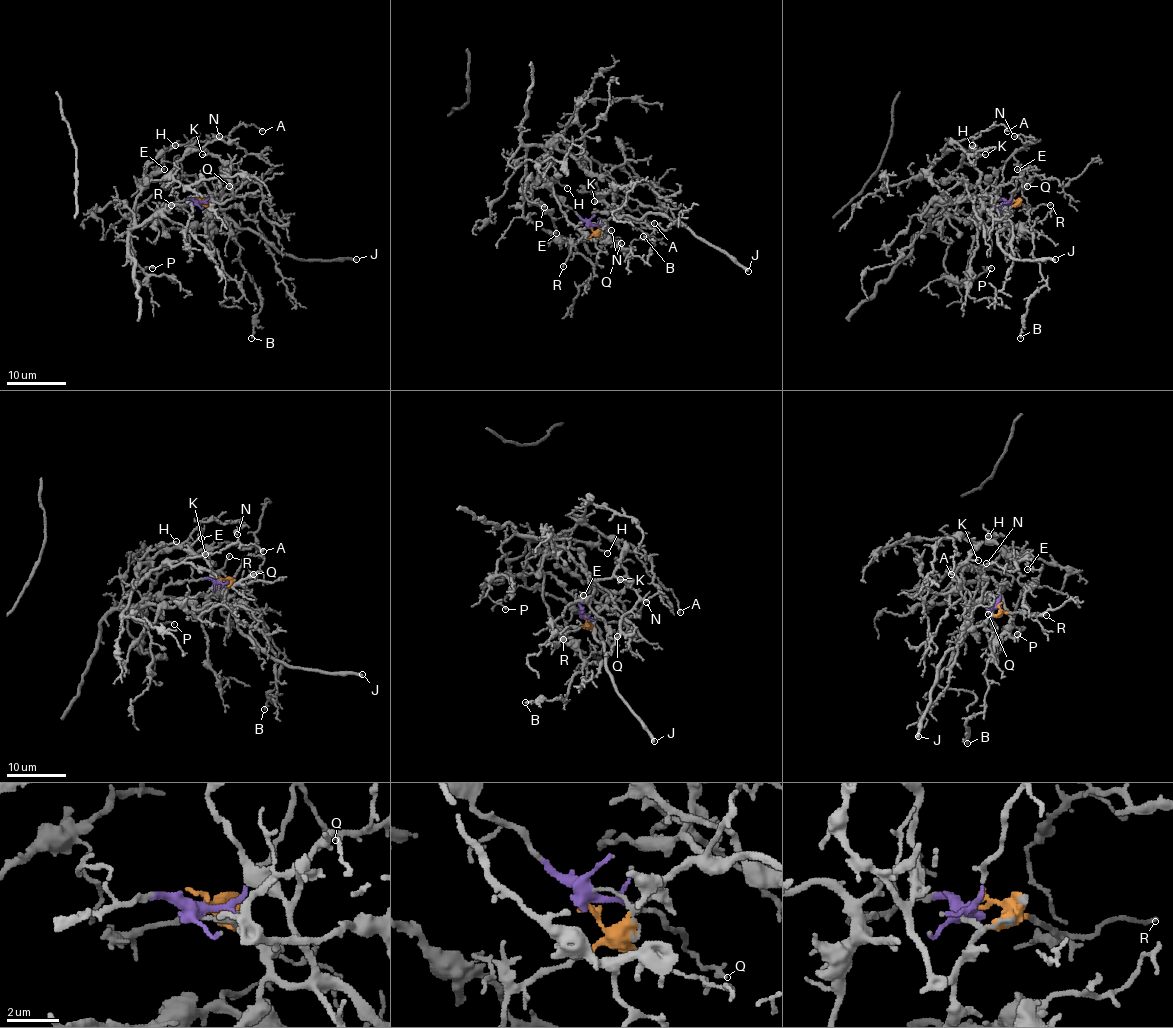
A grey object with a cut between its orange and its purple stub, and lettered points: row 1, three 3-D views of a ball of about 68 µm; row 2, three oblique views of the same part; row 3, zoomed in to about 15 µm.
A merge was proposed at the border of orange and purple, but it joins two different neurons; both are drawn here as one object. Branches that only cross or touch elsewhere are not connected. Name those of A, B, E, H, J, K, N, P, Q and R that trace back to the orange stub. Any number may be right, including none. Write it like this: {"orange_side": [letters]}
{"orange_side": ["J", "K", "R"]}

